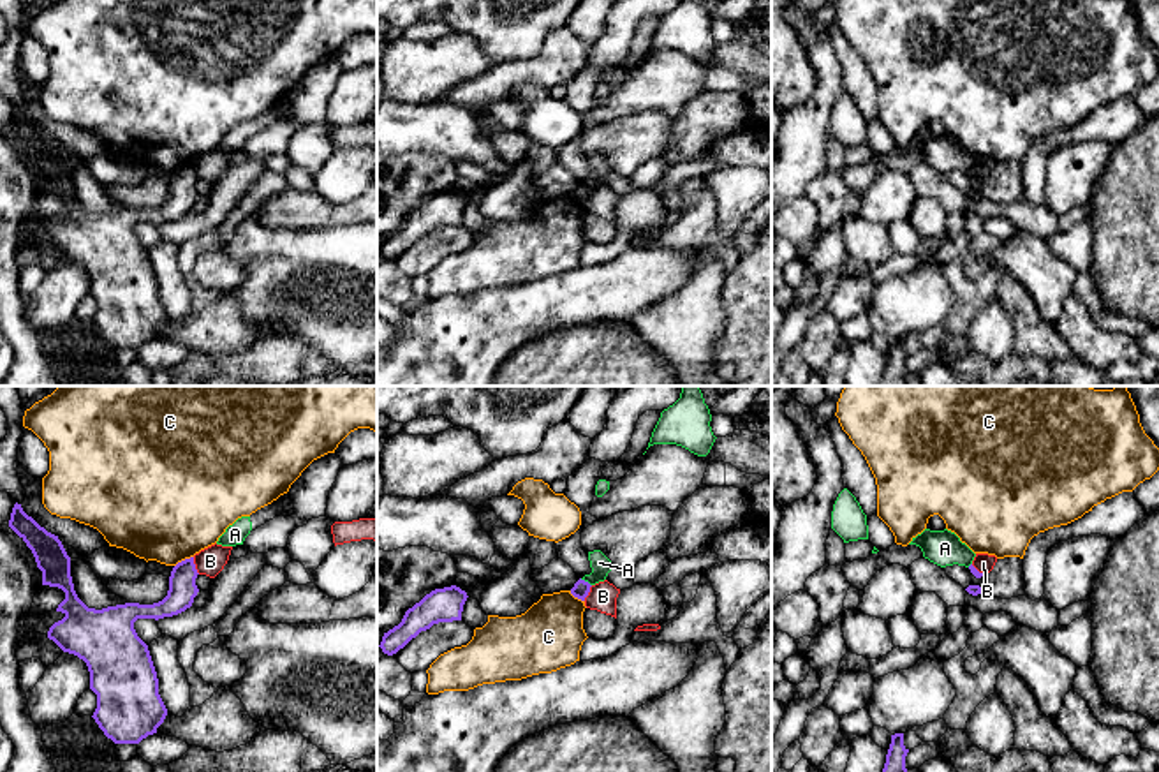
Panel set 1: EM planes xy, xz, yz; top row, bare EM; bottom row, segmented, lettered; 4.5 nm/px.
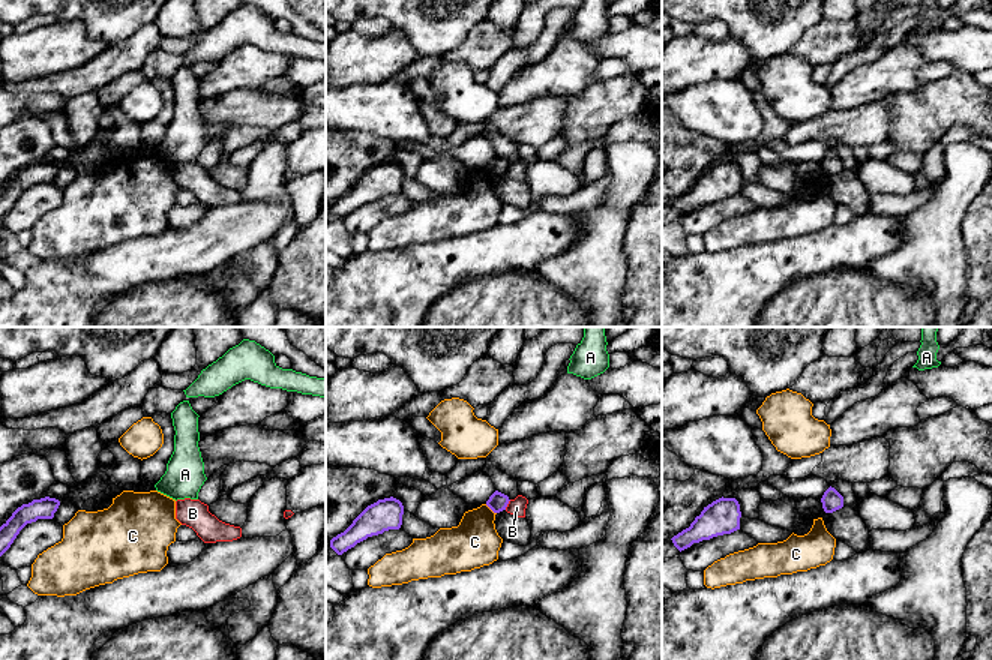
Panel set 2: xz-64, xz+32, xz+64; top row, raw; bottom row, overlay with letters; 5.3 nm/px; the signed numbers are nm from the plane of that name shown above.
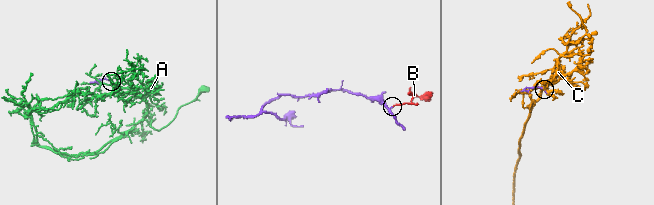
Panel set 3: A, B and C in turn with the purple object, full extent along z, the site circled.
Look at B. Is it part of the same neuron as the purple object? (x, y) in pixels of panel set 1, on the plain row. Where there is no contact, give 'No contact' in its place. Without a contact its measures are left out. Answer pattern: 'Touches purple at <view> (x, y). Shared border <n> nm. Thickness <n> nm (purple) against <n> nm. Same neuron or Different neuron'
Touches purple at xy (194, 171). Shared border 90 nm. Thickness 130 nm (purple) against 130 nm. Different neuron

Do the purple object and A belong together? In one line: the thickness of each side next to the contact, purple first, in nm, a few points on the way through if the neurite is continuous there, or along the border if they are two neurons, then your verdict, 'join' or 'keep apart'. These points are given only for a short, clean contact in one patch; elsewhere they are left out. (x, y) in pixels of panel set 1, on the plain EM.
70/90 nm | along xz (580, 184), (590, 191) | keep apart

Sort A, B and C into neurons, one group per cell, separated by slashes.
A / B / C

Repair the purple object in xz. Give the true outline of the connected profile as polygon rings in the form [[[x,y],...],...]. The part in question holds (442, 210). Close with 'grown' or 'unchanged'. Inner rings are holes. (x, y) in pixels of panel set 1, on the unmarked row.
[[[456,190],[432,196],[405,217],[398,231],[384,238],[379,252],[393,261],[433,229],[461,226],[467,203],[467,197]]]; unchanged

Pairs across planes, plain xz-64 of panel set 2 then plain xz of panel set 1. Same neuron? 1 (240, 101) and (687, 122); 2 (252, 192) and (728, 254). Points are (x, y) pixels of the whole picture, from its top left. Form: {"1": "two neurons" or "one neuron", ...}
{"1": "two neurons", "2": "one neuron"}

